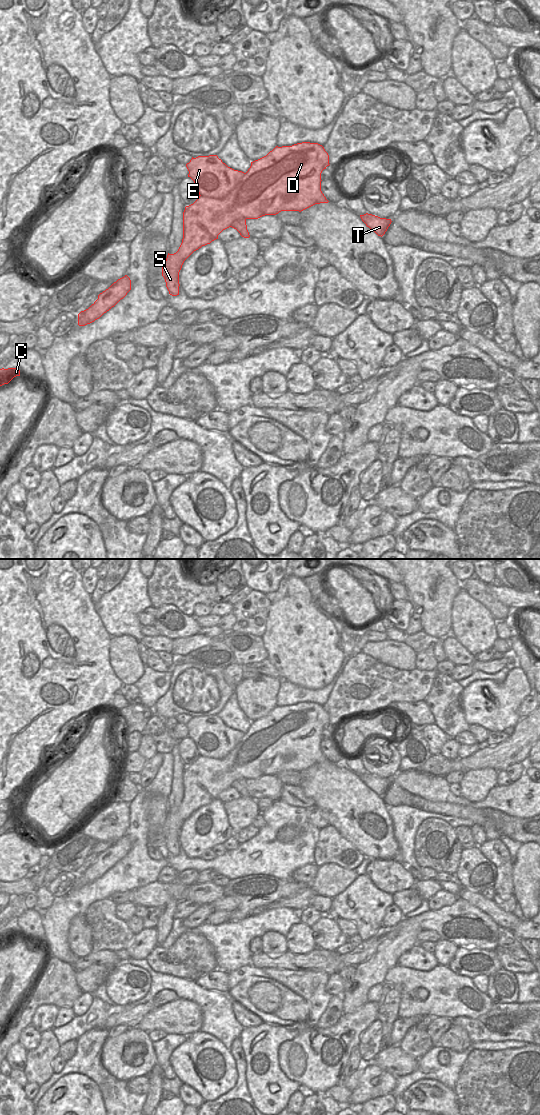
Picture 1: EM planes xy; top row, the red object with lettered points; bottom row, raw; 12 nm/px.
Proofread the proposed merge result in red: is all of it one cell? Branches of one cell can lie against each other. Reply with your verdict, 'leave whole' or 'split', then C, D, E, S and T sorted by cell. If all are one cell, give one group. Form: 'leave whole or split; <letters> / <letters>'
split; C D S T / E

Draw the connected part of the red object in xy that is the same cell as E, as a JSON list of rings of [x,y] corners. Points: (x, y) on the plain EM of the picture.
[[[217,715],[192,717],[186,727],[199,755],[213,759],[229,755],[245,735],[228,727]]]

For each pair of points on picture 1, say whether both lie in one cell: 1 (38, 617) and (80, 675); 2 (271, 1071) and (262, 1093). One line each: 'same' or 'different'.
1: same
2: same

